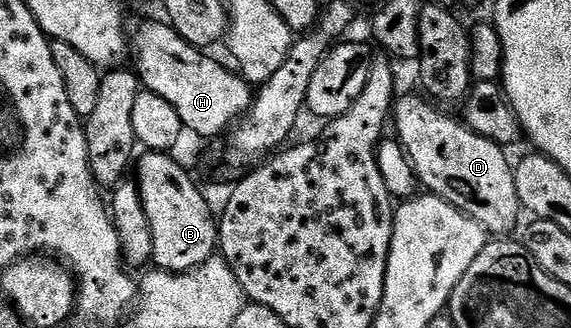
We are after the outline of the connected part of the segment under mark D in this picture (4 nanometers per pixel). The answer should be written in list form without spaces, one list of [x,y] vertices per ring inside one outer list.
[[[398,96],[391,114],[392,124],[397,124],[396,140],[405,148],[418,182],[424,188],[426,185],[432,196],[442,197],[475,219],[475,223],[484,227],[486,234],[512,234],[509,232],[523,217],[523,210],[519,191],[515,191],[514,166],[511,161],[509,165],[505,158],[506,150],[491,139],[472,133],[468,125],[458,118],[457,122],[445,113],[437,113],[438,106],[433,103],[425,105],[426,98],[421,97]]]

